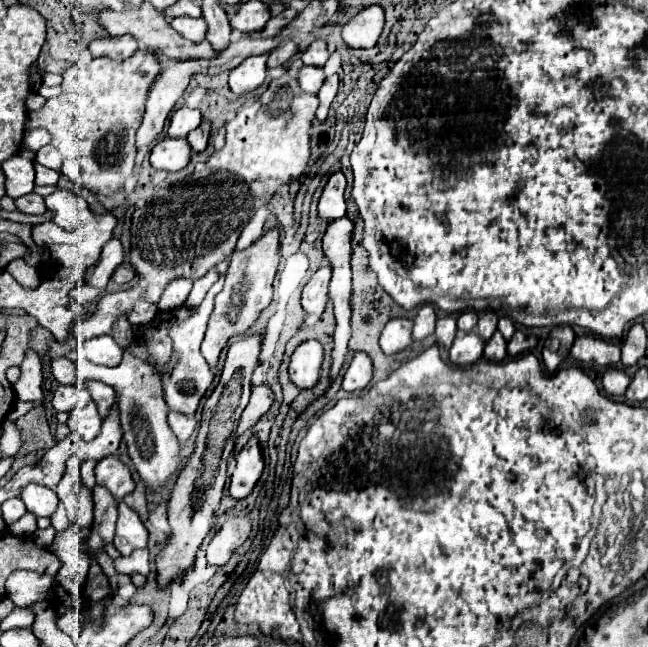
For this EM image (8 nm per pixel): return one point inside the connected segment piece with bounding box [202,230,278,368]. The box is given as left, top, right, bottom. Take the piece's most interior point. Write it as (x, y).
(247, 291)

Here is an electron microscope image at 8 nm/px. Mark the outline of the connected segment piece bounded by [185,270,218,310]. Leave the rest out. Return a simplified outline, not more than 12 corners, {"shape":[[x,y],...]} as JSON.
{"shape":[[210,270],[194,282],[188,300],[189,310],[196,310],[206,292],[218,280],[218,272]]}

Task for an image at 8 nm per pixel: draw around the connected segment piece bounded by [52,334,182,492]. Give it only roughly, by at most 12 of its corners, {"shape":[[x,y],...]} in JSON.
{"shape":[[170,336],[148,360],[118,366],[52,360],[60,384],[98,380],[118,394],[128,454],[150,492],[180,468],[162,394]]}

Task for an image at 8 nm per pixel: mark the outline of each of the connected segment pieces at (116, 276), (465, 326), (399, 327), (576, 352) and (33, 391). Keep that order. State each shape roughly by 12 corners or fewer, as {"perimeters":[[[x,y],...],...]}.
{"perimeters":[[[128,264],[118,266],[112,274],[116,284],[134,280],[134,272]],[[466,310],[458,318],[458,330],[470,332],[478,322],[474,310]],[[394,318],[380,336],[382,352],[392,356],[412,344],[412,320]],[[594,336],[576,338],[570,354],[580,362],[612,366],[620,346]],[[26,352],[14,384],[18,400],[42,402],[42,364]]]}

